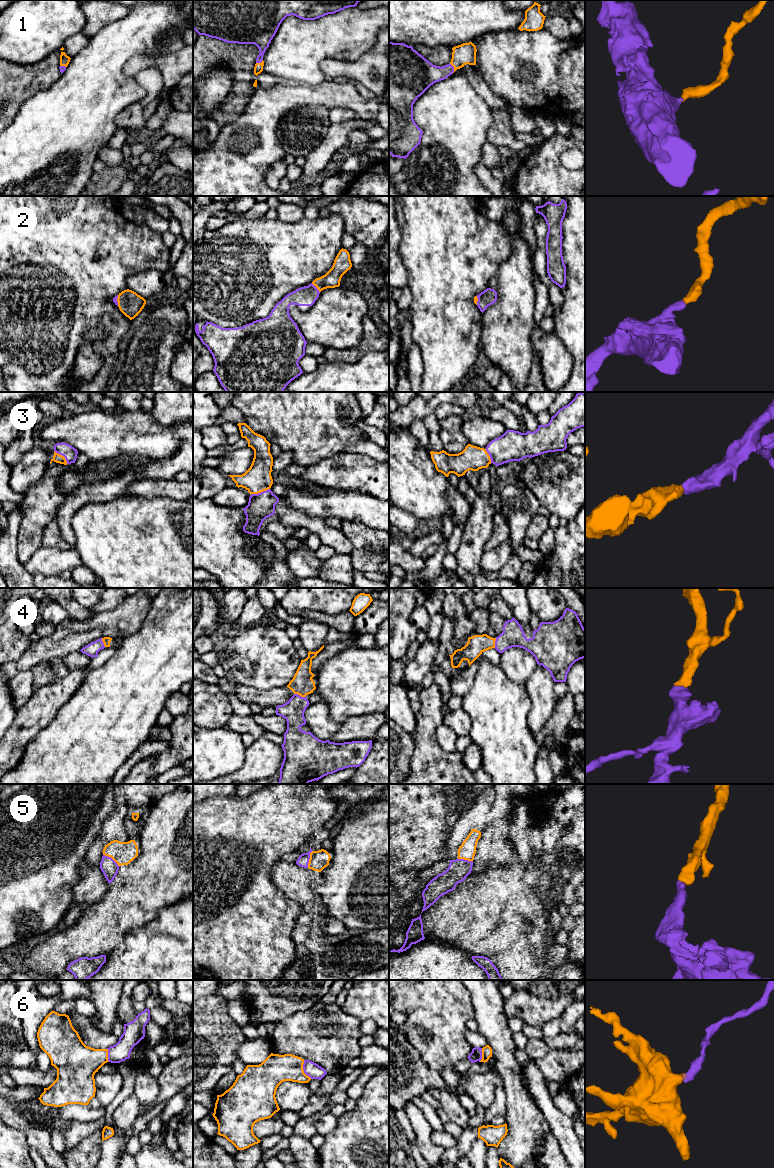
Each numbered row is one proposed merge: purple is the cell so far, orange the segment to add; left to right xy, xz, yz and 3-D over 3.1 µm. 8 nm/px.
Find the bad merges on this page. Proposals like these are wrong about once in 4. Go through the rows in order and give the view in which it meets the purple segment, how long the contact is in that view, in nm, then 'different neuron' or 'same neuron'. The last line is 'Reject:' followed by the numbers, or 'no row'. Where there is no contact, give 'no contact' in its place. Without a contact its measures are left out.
1: contact in yz; length 80 nm; same neuron
2: contact in xz; length 100 nm; same neuron
3: contact in xz; length 150 nm; same neuron
4: contact in xz; length 90 nm; same neuron
5: contact in xy; length 170 nm; same neuron
6: contact in xz; length 170 nm; different neuron
Reject: 6

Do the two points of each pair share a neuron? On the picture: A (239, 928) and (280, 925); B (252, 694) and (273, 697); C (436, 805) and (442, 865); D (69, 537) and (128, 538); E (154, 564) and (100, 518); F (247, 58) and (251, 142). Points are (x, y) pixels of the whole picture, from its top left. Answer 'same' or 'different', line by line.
A: same
B: same
C: different
D: different
E: same
F: different

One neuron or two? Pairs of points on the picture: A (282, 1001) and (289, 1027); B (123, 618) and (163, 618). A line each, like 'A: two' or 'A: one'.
A: two
B: two

